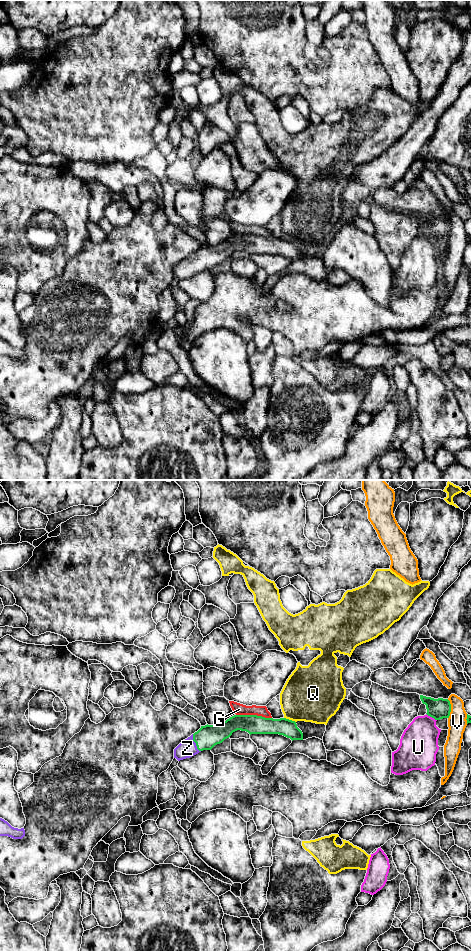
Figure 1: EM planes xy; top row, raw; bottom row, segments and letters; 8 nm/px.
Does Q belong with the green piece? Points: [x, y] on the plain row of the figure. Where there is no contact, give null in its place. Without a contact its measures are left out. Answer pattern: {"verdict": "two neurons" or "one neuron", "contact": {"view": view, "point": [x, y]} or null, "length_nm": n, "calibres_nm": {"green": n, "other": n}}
{"verdict": "two neurons", "contact": {"view": "xy", "point": [290, 240]}, "length_nm": 100, "calibres_nm": {"green": 140, "other": 420}}

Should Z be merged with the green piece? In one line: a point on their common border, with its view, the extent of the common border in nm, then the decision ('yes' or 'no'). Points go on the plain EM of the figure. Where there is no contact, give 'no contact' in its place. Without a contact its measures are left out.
contact xy (195, 262); length 160 nm; yes

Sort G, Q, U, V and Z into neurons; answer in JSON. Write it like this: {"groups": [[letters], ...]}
{"groups": [["G"], ["Q"], ["U"], ["V"], ["Z"]]}

